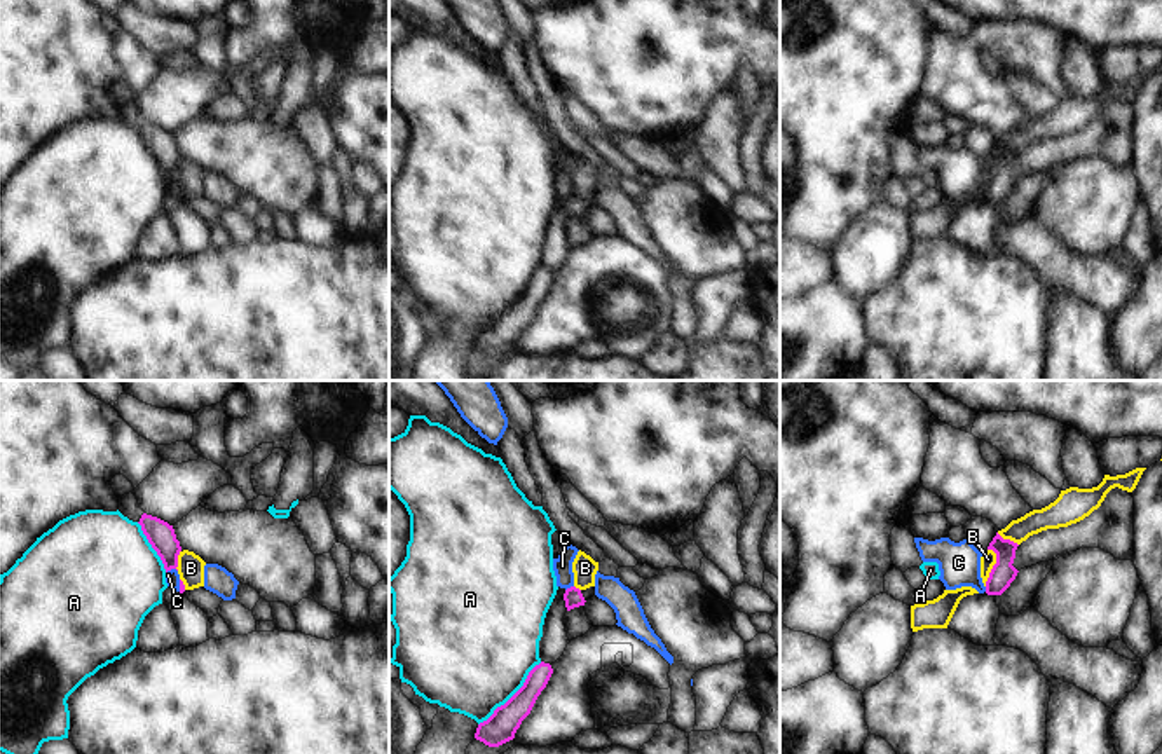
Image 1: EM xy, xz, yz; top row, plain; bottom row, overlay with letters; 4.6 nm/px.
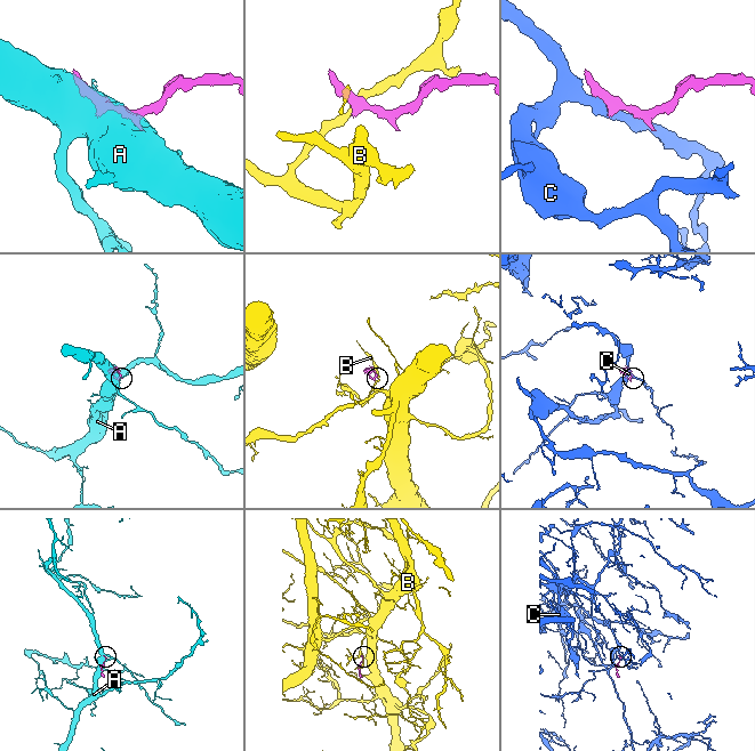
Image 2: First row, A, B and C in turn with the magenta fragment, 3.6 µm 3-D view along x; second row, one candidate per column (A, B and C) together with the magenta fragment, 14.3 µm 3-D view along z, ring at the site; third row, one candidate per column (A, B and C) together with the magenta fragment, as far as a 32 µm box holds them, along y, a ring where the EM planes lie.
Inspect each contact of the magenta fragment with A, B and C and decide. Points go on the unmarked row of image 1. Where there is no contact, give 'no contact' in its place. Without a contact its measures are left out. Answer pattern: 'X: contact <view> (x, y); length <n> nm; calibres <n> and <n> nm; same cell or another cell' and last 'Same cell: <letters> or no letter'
A: contact xz (513, 304); length 420 nm; calibres 140 and 500 nm; another cell
B: contact yz (993, 177); length 180 nm; calibres 110 and 70 nm; another cell
C: contact xy (171, 177); length 60 nm; calibres 120 and 60 nm; another cell
Same cell: no letter

